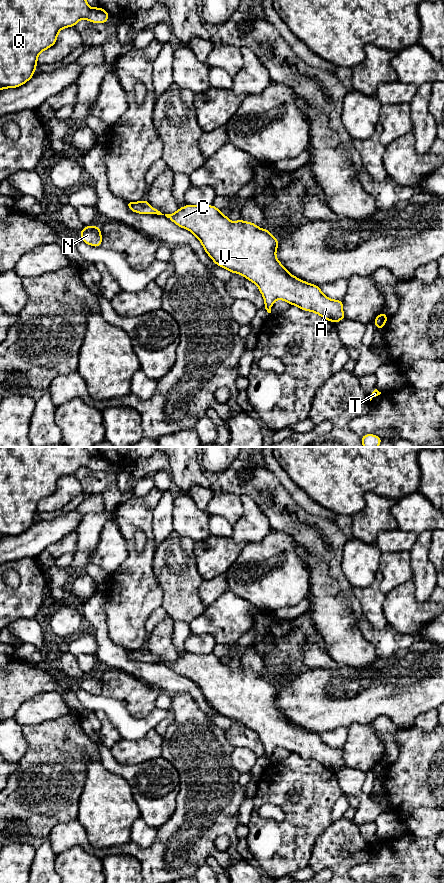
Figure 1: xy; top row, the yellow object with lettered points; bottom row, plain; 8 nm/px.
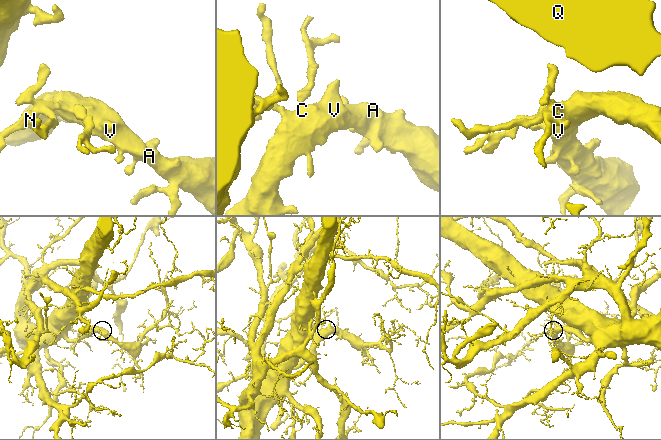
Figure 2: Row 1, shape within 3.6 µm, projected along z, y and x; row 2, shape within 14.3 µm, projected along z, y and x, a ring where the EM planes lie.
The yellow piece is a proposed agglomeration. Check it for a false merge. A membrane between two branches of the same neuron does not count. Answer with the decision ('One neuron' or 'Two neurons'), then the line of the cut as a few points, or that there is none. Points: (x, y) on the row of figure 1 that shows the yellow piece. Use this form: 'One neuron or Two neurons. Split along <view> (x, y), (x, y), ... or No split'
One neuron. No split

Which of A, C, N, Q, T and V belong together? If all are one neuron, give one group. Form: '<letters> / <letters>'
A C N Q T V

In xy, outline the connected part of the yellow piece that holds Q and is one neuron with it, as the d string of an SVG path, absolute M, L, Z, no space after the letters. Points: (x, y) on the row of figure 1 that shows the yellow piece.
M0 0L0 90L20 87L34 75L37 57L57 41L59 31L74 27L81 19L106 23L110 14L101 7L90 8L86 0Z

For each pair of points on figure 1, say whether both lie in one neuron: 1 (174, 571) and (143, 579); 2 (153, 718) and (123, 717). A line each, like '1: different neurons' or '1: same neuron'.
1: different neurons
2: same neuron

